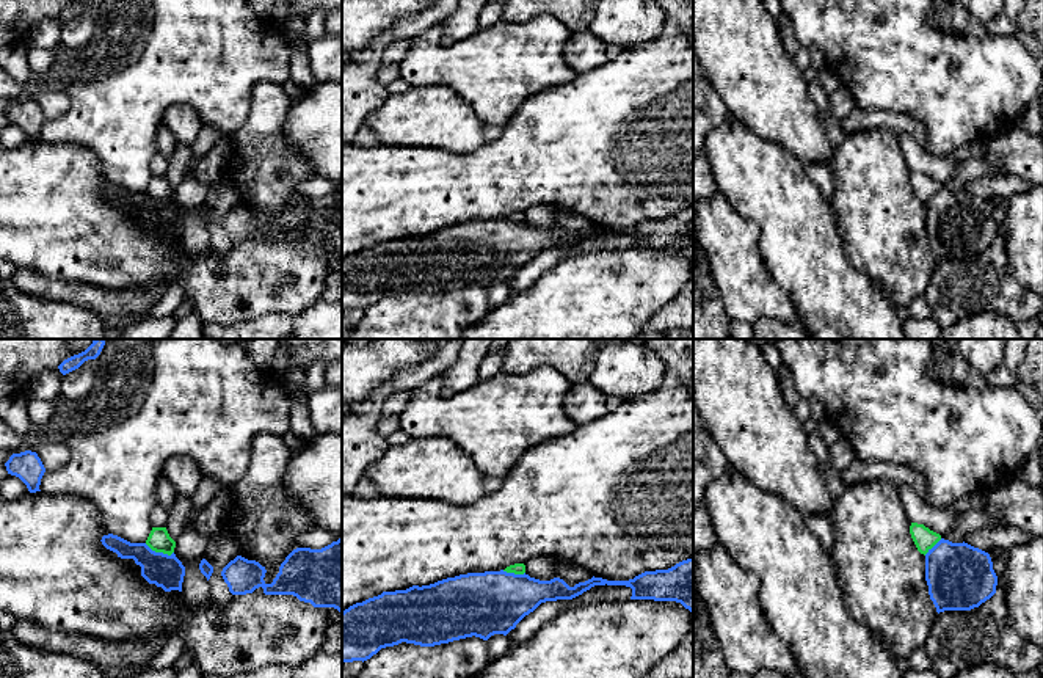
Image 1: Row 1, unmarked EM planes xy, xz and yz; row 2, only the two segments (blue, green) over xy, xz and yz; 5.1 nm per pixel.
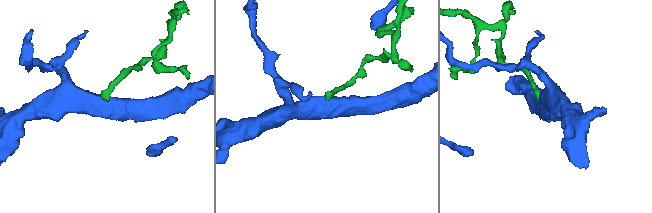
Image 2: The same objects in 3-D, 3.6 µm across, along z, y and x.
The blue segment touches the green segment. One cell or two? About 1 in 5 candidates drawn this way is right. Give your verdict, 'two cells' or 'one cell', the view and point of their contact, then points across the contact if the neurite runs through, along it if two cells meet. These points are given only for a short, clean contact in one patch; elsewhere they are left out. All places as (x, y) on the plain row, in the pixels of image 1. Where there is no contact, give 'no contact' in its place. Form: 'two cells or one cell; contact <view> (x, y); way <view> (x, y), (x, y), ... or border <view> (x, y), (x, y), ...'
two cells; contact xy (159, 201); border xy (145, 192), (156, 200), (173, 201)

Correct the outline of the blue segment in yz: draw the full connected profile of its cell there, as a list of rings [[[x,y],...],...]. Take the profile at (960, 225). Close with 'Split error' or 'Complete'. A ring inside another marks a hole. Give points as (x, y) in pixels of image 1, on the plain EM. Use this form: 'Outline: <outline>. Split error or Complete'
Outline: [[[944,187],[925,202],[925,229],[938,262],[979,256],[998,234],[988,201]]]. Complete

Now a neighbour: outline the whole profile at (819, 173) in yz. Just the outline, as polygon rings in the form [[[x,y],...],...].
[[[803,163],[806,174],[814,180],[814,184],[822,190],[823,196],[828,199],[834,193],[834,182],[831,171],[823,163]]]

